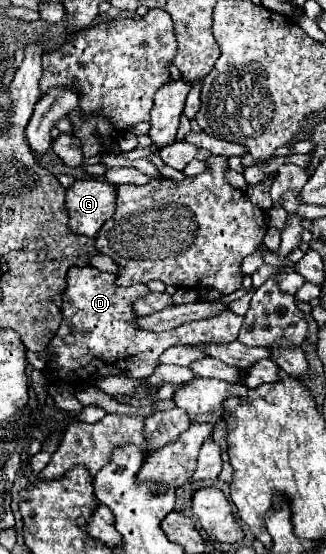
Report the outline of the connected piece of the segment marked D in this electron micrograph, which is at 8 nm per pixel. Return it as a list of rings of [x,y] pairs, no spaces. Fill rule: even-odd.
[[[90,265],[70,267],[60,307],[62,323],[48,345],[48,351],[52,353],[48,369],[58,369],[58,377],[66,377],[68,371],[74,371],[80,379],[86,381],[108,375],[144,379],[154,373],[154,369],[160,365],[158,357],[168,347],[184,343],[210,343],[204,339],[212,339],[212,343],[228,343],[236,339],[244,323],[244,317],[234,315],[232,311],[224,311],[222,315],[184,323],[176,329],[162,333],[142,331],[134,325],[136,315],[132,311],[132,303],[144,297],[148,293],[148,287],[140,283],[132,287],[116,287],[114,281],[114,273],[104,273]]]

